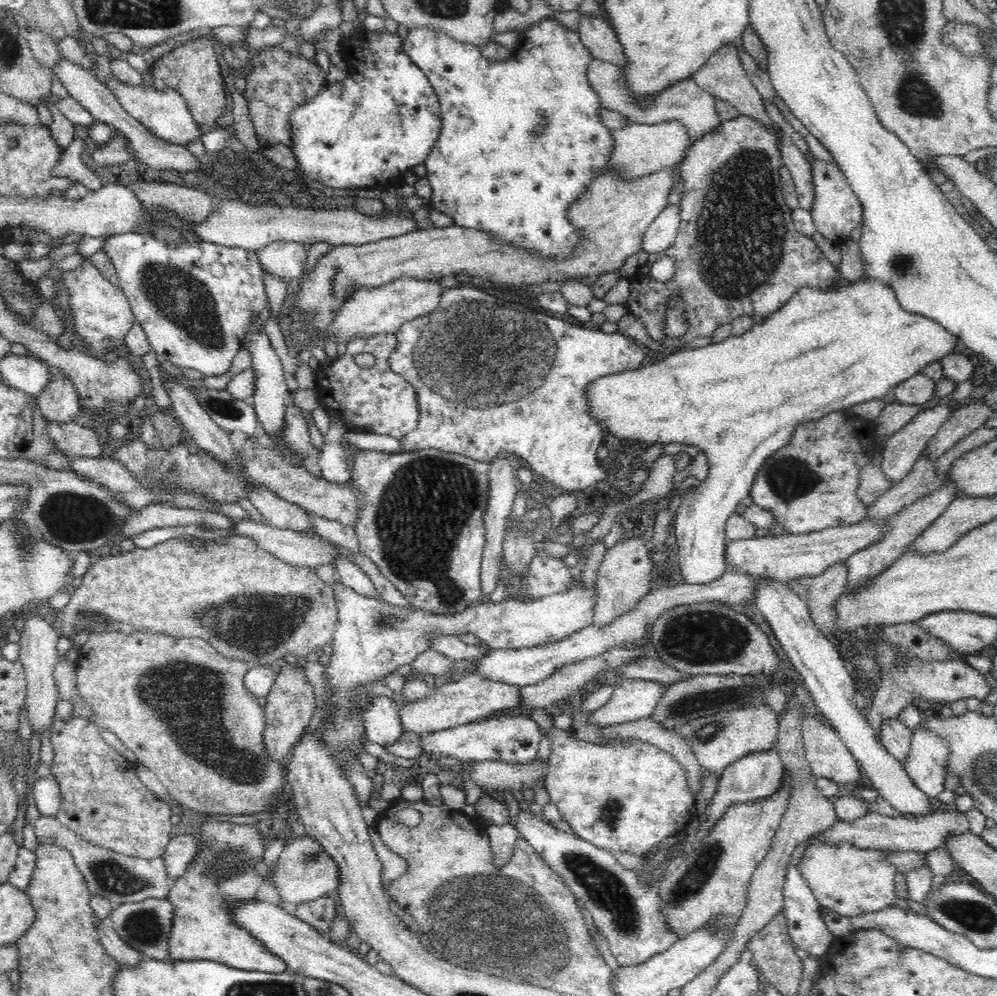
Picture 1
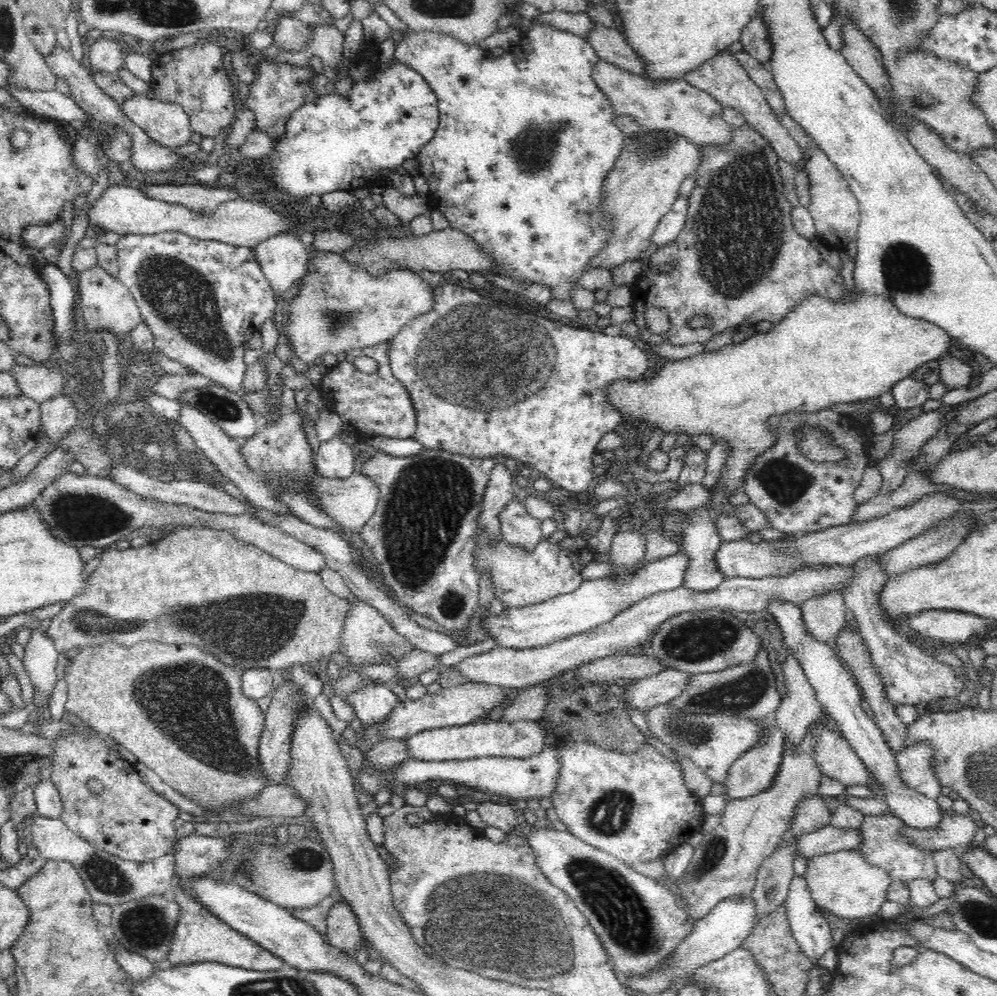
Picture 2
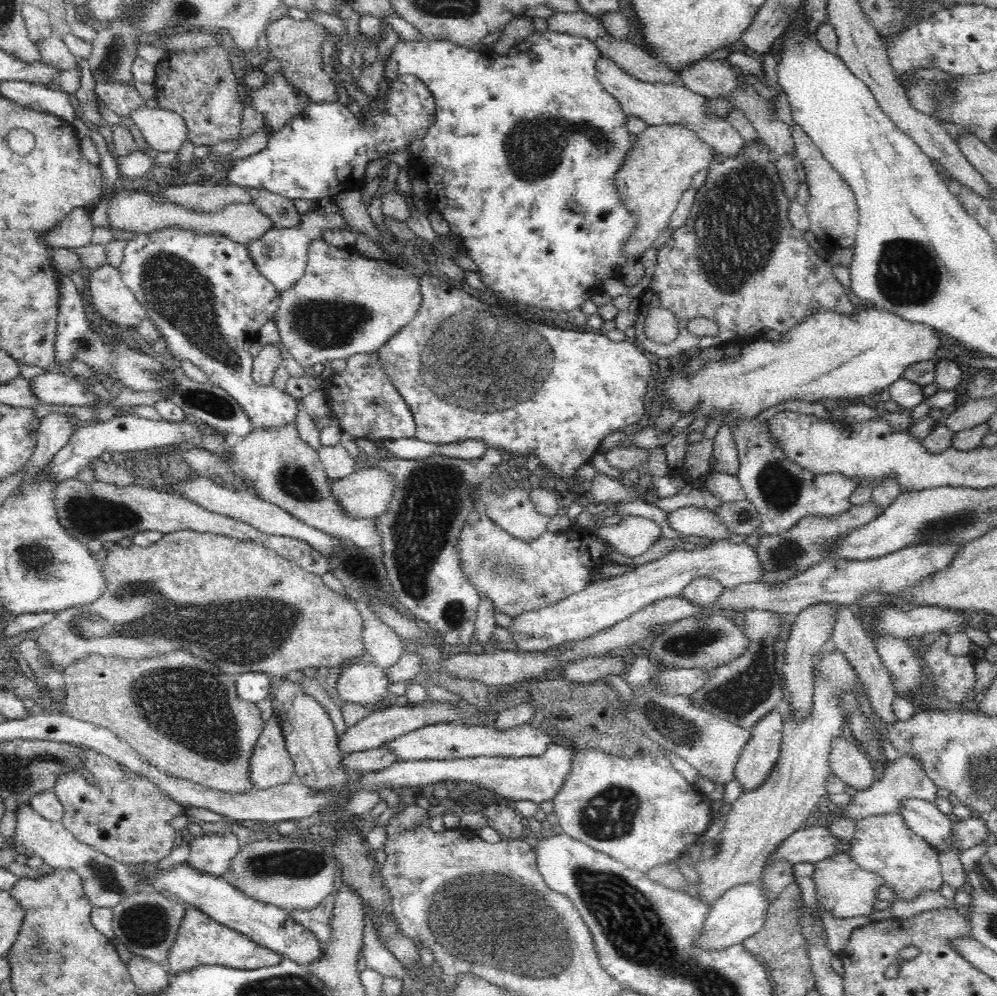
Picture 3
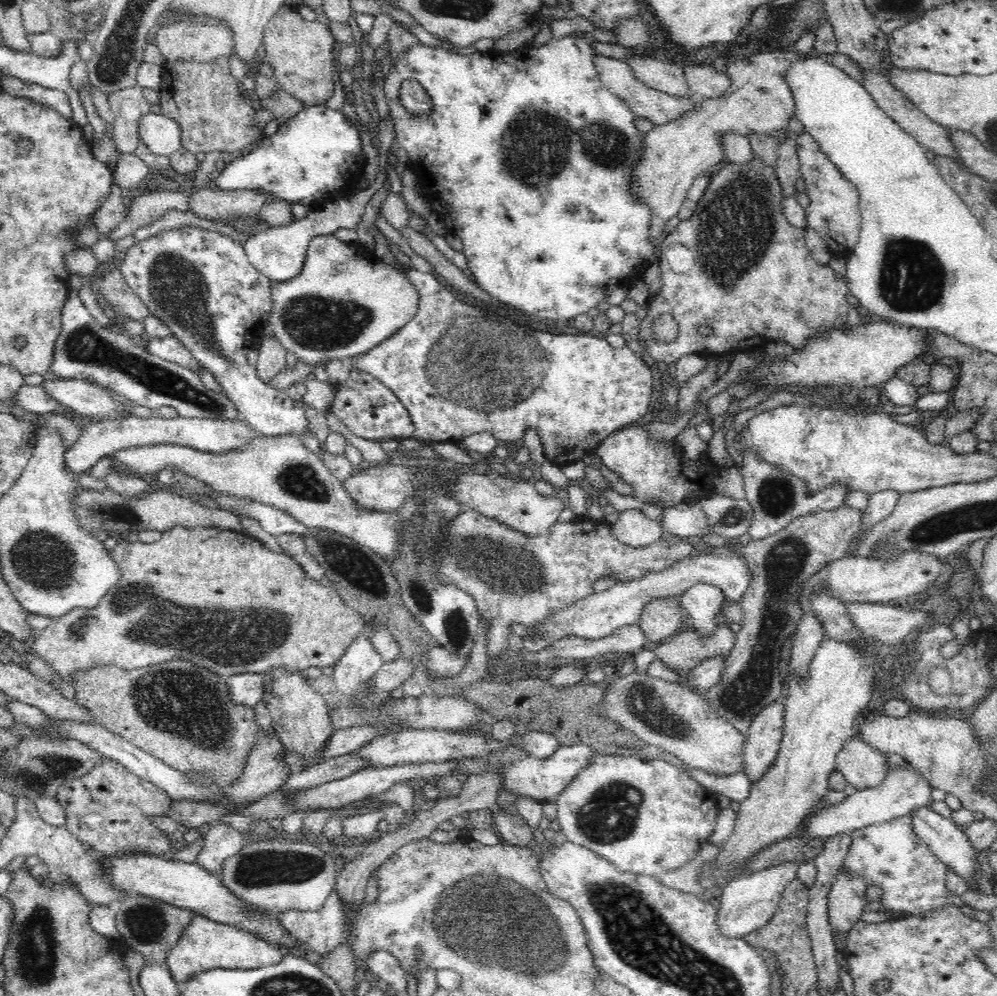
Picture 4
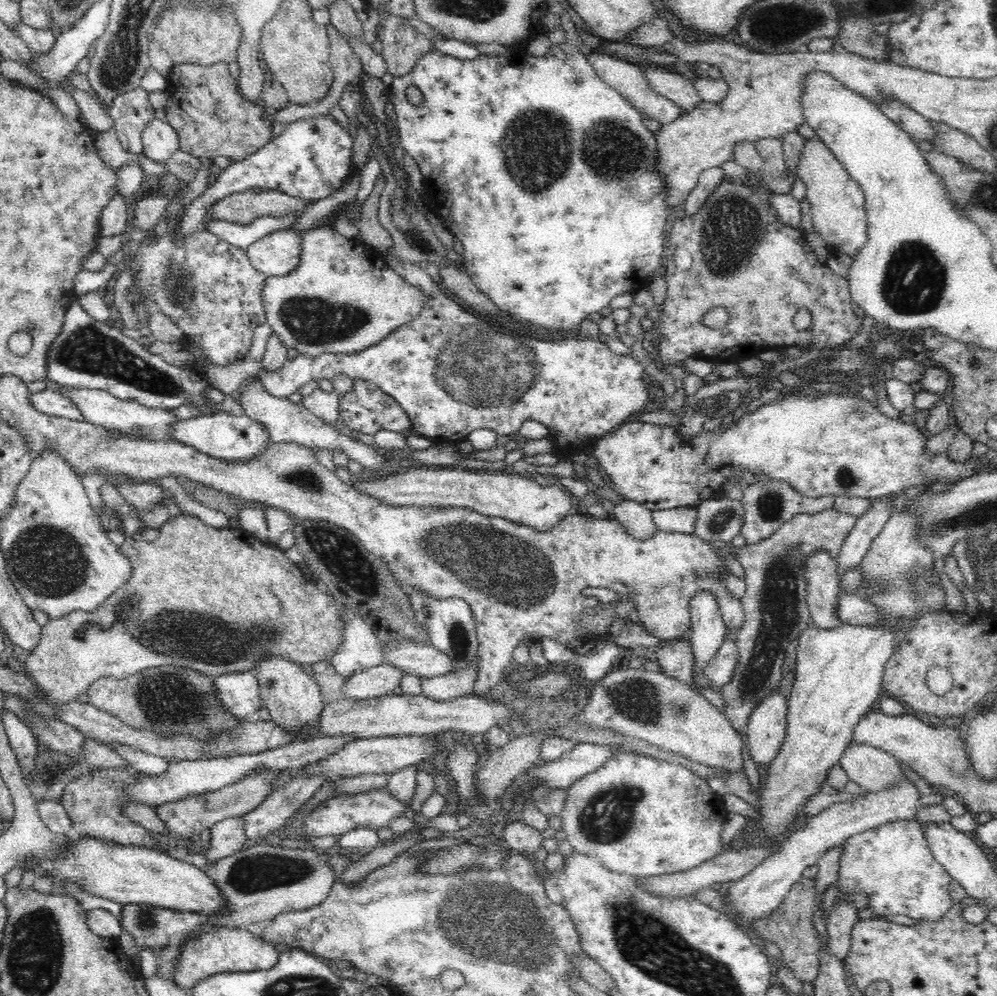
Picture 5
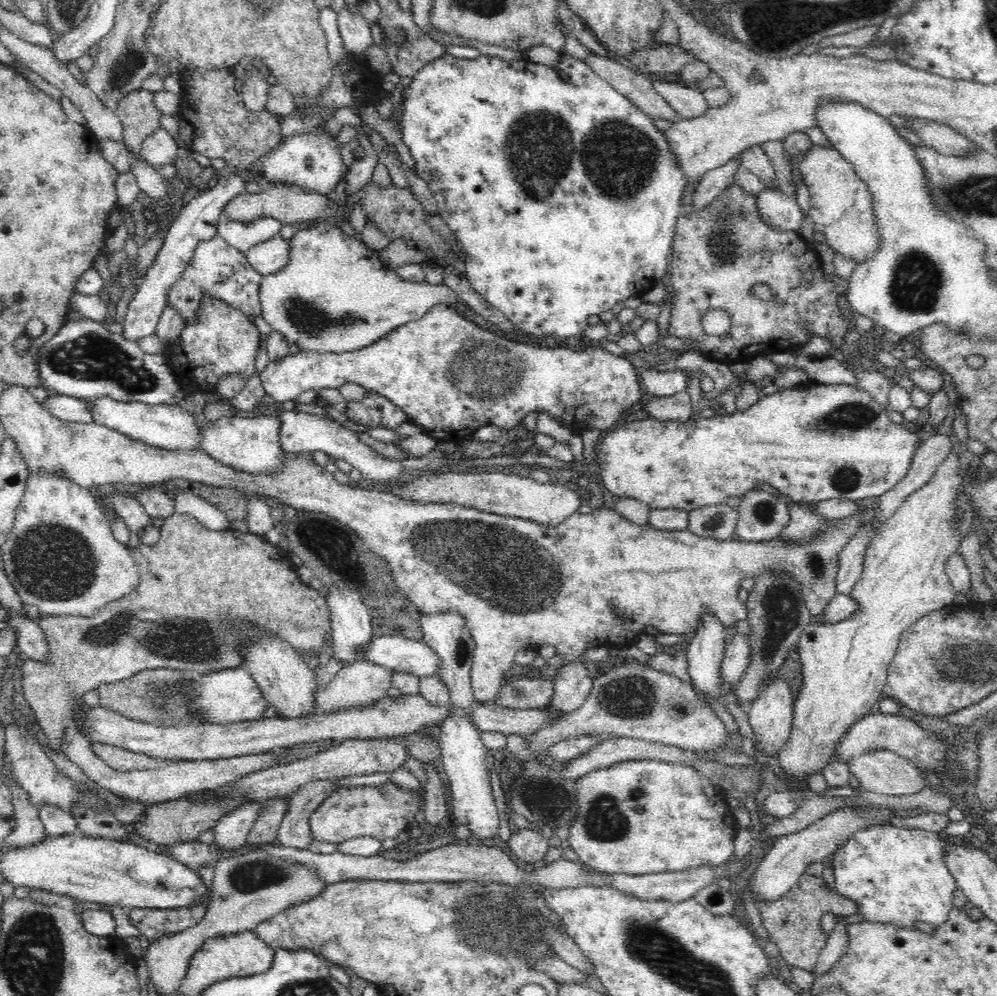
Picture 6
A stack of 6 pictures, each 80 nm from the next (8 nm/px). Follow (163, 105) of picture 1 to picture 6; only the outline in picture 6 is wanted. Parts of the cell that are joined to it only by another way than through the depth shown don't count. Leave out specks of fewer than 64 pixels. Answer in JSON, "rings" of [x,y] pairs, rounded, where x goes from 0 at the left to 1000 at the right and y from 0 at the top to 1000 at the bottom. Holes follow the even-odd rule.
{"rings":[[[162,128],[143,141],[139,155],[153,167],[166,167],[177,161],[179,146],[175,139]]]}

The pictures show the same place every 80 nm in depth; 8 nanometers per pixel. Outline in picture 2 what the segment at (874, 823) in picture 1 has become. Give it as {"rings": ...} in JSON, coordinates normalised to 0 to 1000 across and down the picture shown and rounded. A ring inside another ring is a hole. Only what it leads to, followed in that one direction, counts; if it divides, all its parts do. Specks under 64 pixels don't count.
{"rings":[[[952,814],[947,815],[941,831],[919,833],[907,826],[905,838],[909,840],[909,844],[919,846],[921,850],[937,855],[972,850],[979,839],[979,833],[981,833],[981,827],[971,816],[961,817]],[[832,827],[821,832],[801,837],[797,841],[797,859],[809,862],[818,861],[822,857],[843,855],[843,853],[862,853],[864,839],[862,831],[839,831]]]}

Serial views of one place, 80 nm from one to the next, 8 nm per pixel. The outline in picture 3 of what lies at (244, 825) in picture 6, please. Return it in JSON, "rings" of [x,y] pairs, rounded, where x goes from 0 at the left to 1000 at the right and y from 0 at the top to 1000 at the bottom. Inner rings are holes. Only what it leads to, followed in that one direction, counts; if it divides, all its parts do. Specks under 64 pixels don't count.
{"rings":[[[230,832],[226,836],[204,837],[189,846],[189,868],[218,881],[229,873],[232,863],[243,849],[239,839]]]}

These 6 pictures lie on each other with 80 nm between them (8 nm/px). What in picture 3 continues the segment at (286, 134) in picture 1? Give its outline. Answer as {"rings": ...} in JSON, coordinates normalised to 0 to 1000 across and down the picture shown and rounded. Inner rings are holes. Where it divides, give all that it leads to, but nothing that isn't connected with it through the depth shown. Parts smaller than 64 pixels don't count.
{"rings":[[[285,72],[267,76],[263,88],[252,92],[252,105],[265,115],[263,129],[271,136],[279,133],[303,110],[313,104],[311,97],[300,88],[295,88],[286,78]]]}

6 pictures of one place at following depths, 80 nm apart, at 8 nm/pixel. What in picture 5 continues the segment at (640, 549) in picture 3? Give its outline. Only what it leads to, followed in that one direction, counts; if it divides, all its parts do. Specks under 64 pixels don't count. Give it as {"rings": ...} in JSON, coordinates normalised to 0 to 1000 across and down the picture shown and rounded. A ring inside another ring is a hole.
{"rings":[[[626,501],[616,509],[615,516],[638,541],[651,541],[660,532],[653,517],[654,513],[637,502]]]}

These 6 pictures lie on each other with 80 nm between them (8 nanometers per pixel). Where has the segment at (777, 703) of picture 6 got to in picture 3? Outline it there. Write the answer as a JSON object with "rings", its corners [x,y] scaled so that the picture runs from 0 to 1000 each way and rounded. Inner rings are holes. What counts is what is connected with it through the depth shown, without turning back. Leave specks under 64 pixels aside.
{"rings":[[[773,713],[753,733],[754,740],[744,752],[736,773],[736,782],[744,786],[747,795],[758,793],[776,771],[783,753],[785,728],[785,718]]]}

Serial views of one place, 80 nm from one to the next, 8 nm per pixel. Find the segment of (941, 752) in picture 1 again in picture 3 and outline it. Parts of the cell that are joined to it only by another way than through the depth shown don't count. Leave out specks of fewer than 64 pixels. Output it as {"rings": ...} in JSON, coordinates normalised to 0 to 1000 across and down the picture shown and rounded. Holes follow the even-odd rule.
{"rings":[[[904,757],[898,764],[893,765],[887,774],[873,791],[861,794],[855,799],[855,805],[849,810],[842,810],[842,812],[828,820],[826,829],[832,829],[835,825],[839,825],[843,819],[850,819],[860,826],[871,819],[881,819],[881,817],[893,817],[893,815],[903,816],[903,809],[909,802],[929,803],[933,806],[940,802],[941,790],[937,787],[934,781],[927,775],[924,765],[913,759],[912,757]]]}

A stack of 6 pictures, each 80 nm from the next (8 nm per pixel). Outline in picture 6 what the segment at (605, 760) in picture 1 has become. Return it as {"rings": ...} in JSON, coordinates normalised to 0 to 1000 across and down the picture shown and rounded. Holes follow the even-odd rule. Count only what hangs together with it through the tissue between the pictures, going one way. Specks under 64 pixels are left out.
{"rings":[[[626,763],[613,767],[608,771],[594,773],[590,777],[583,779],[578,785],[580,817],[574,825],[571,833],[571,845],[573,851],[580,857],[580,863],[590,870],[606,877],[626,877],[633,879],[660,878],[661,876],[680,876],[682,873],[692,873],[700,869],[724,869],[736,859],[736,839],[739,831],[736,818],[730,809],[725,797],[719,798],[719,791],[707,779],[693,768],[676,767],[666,763]]]}

